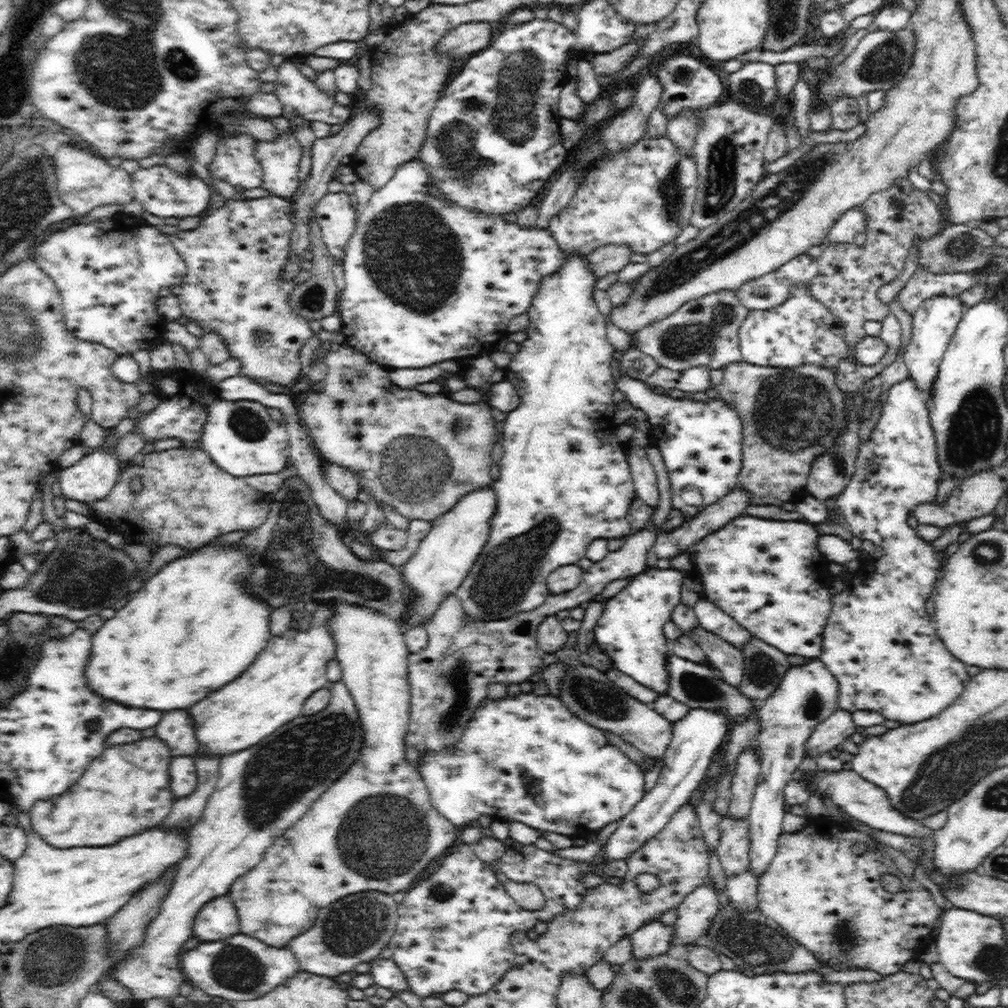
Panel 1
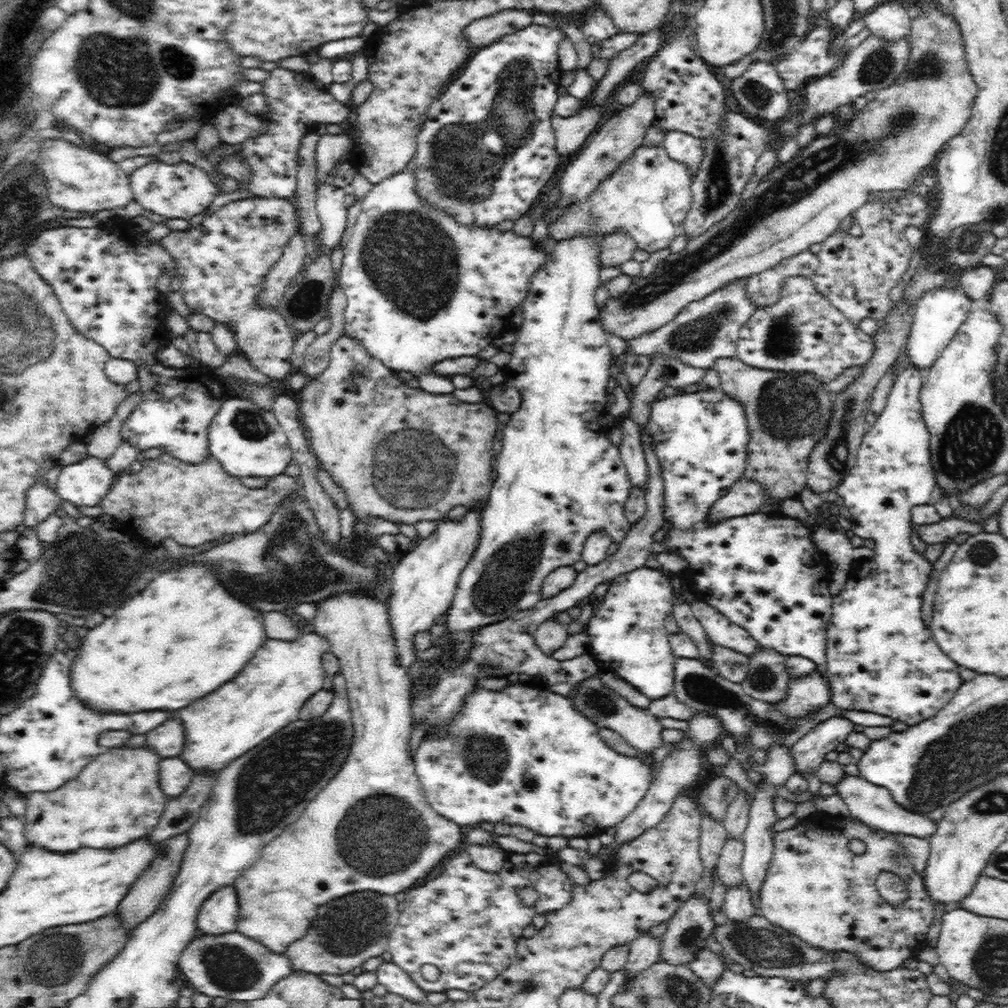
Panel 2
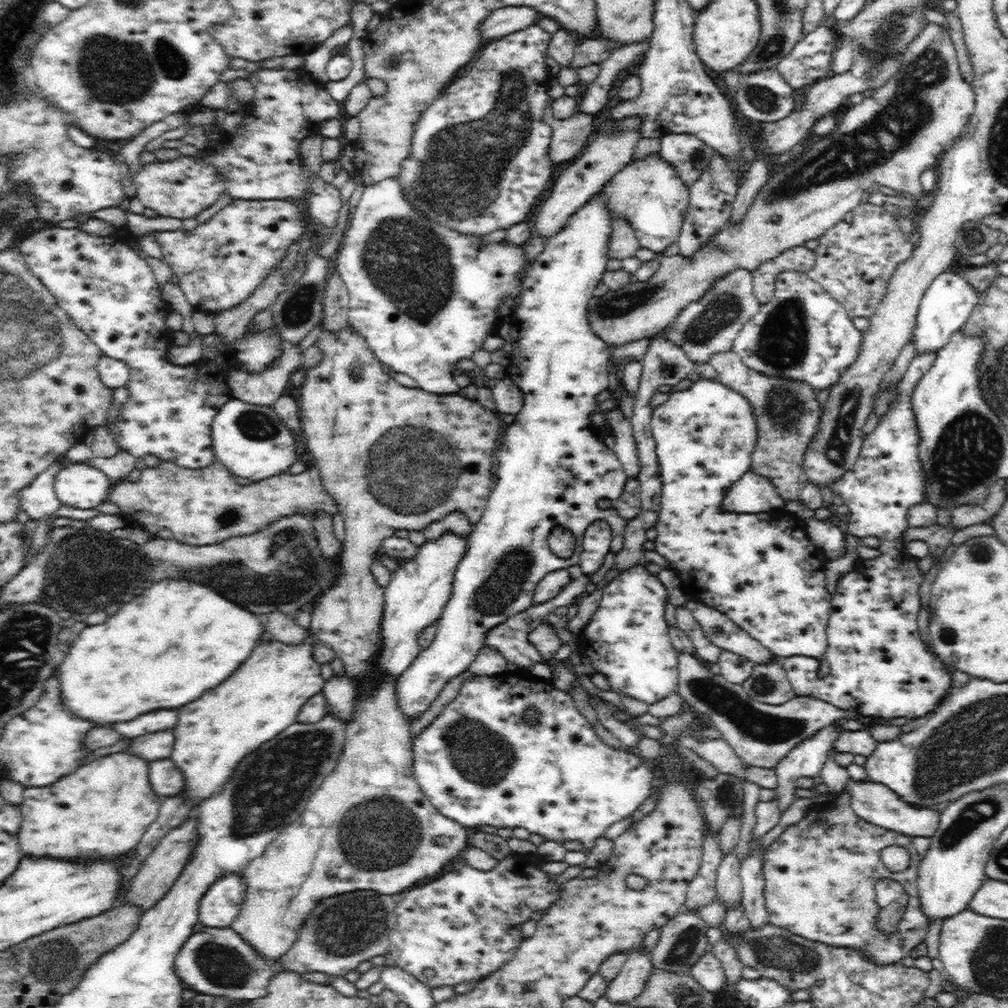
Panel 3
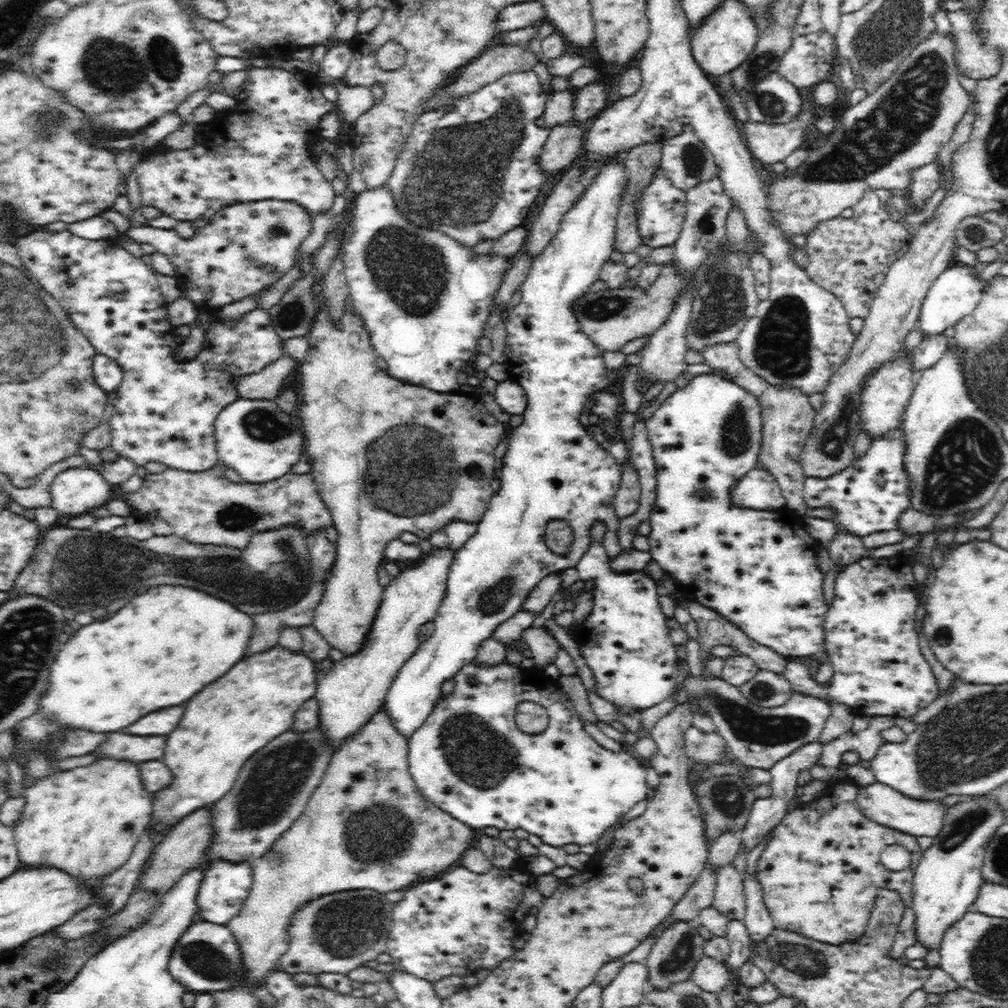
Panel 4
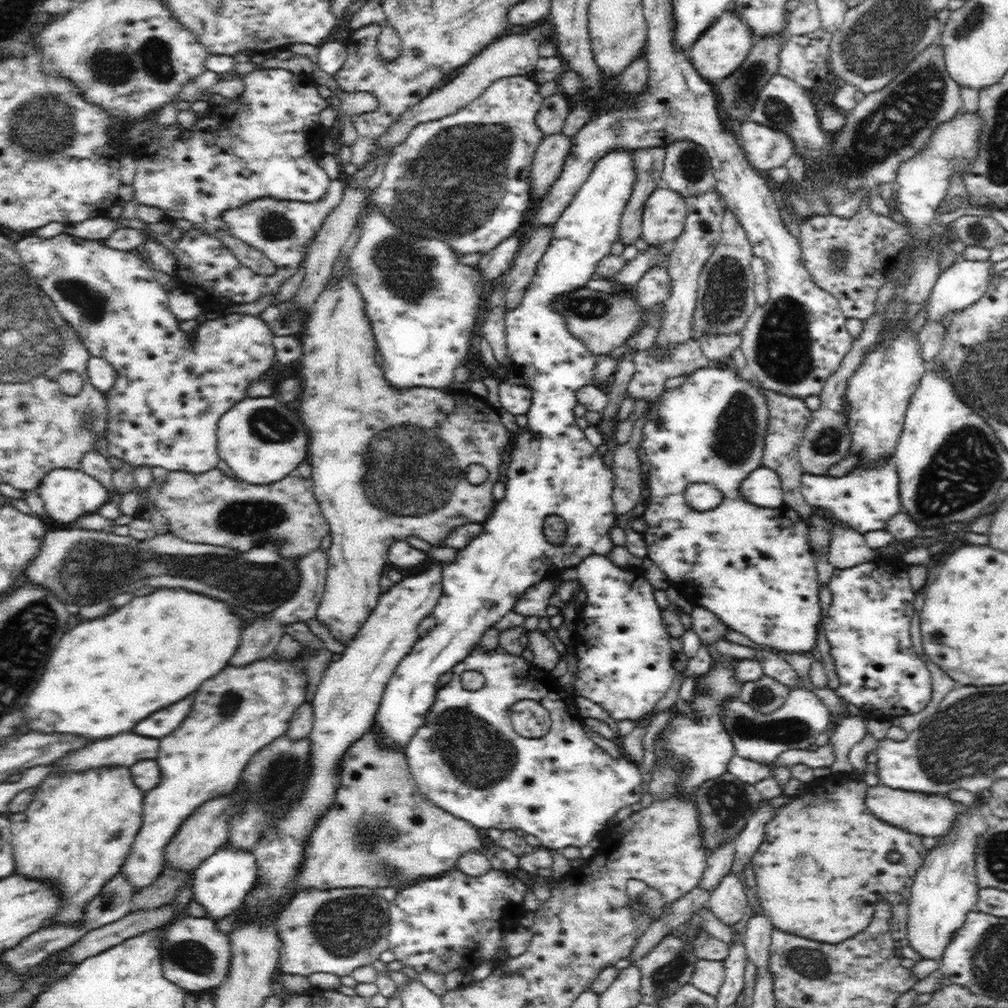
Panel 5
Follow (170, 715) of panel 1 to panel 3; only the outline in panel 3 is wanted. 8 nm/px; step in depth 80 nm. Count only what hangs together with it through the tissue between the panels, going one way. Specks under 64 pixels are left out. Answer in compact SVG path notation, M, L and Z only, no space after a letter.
M158 732L158 734L146 734L131 740L125 752L130 755L140 756L150 762L157 759L168 759L172 754L174 736L172 732Z

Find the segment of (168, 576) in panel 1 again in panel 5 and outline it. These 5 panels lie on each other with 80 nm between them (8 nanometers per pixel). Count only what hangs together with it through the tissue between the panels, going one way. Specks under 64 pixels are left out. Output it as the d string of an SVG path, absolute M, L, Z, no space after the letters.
M161 587L152 594L134 596L129 603L117 608L114 614L110 613L106 618L98 618L94 622L92 620L82 622L82 624L74 626L70 632L64 634L64 638L58 642L54 654L48 660L48 666L42 674L40 686L34 688L32 694L26 700L26 704L24 704L24 722L26 722L26 726L32 727L32 732L74 734L74 736L83 736L94 741L110 738L110 736L116 736L116 734L122 734L122 732L130 732L142 718L148 718L152 712L156 712L160 708L166 708L166 706L170 706L170 704L174 704L174 702L178 702L178 700L182 700L188 695L192 696L200 690L202 682L215 677L220 671L226 669L230 665L230 660L236 649L239 648L242 640L240 636L242 628L244 628L244 622L236 614L232 614L226 608L226 604L222 604L222 601L218 599L212 600L212 597L200 593L186 592L186 589L182 589L182 592L172 592L172 588Z

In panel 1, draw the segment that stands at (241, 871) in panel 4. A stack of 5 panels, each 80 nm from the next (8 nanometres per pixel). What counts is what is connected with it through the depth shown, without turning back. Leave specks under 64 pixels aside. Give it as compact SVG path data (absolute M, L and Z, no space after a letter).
M228 893L207 902L192 925L200 940L219 941L240 933L239 918Z

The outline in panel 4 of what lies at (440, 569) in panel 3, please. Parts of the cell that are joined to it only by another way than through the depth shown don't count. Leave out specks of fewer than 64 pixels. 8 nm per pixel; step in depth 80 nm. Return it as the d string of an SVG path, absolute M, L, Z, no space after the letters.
M436 550L424 556L414 566L402 570L383 590L383 597L373 618L372 626L359 651L345 656L319 678L318 690L313 696L320 707L320 724L327 732L336 751L340 744L364 727L381 710L385 696L396 673L419 648L418 630L439 612L447 594L447 578L454 562L452 550Z

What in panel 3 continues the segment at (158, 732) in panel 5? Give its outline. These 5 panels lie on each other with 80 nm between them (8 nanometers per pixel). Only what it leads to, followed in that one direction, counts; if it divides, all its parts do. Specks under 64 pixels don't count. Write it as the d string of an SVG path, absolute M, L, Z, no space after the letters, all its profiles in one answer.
M156 710L150 714L142 714L136 720L116 724L114 728L124 734L128 739L136 739L144 736L148 732L162 732L162 730L172 730L178 722L178 712L176 710Z

